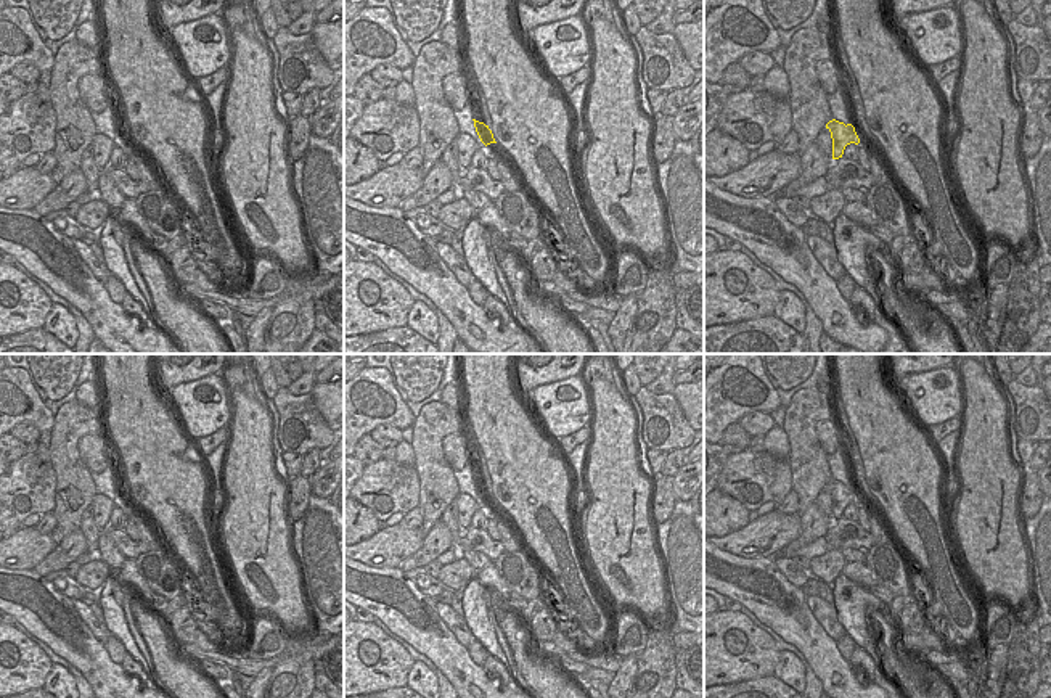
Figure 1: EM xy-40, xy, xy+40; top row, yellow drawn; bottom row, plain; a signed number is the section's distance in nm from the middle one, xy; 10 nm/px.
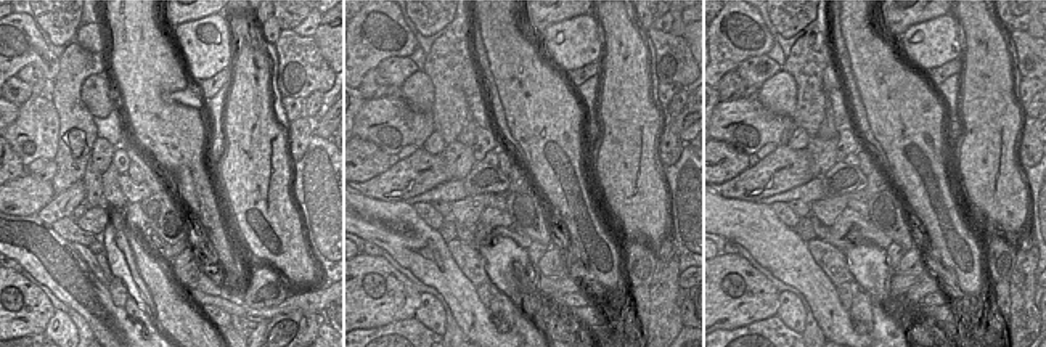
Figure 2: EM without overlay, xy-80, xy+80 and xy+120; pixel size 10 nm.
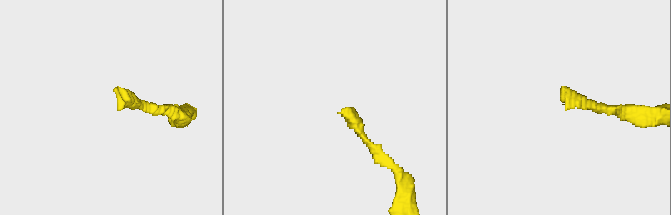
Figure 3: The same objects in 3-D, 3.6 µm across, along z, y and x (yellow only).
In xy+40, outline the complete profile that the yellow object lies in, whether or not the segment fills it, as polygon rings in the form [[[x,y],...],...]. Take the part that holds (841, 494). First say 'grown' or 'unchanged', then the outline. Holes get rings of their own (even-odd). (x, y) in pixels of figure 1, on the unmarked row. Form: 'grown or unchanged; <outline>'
grown; [[[836,479],[829,481],[826,484],[826,489],[831,492],[831,495],[816,497],[815,503],[820,507],[820,510],[831,516],[832,519],[839,519],[844,515],[844,510],[847,505],[860,503],[860,499],[855,492],[855,487],[852,484],[844,484]]]

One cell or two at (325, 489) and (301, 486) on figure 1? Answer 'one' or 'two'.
two

